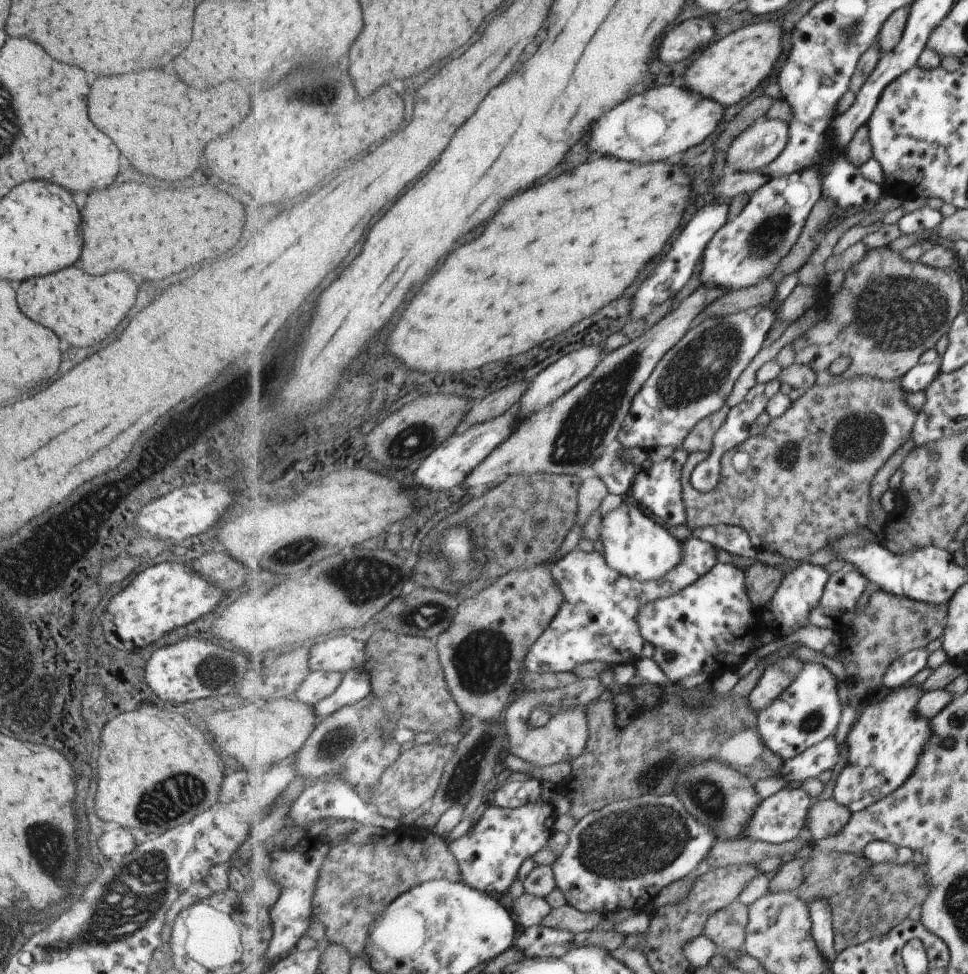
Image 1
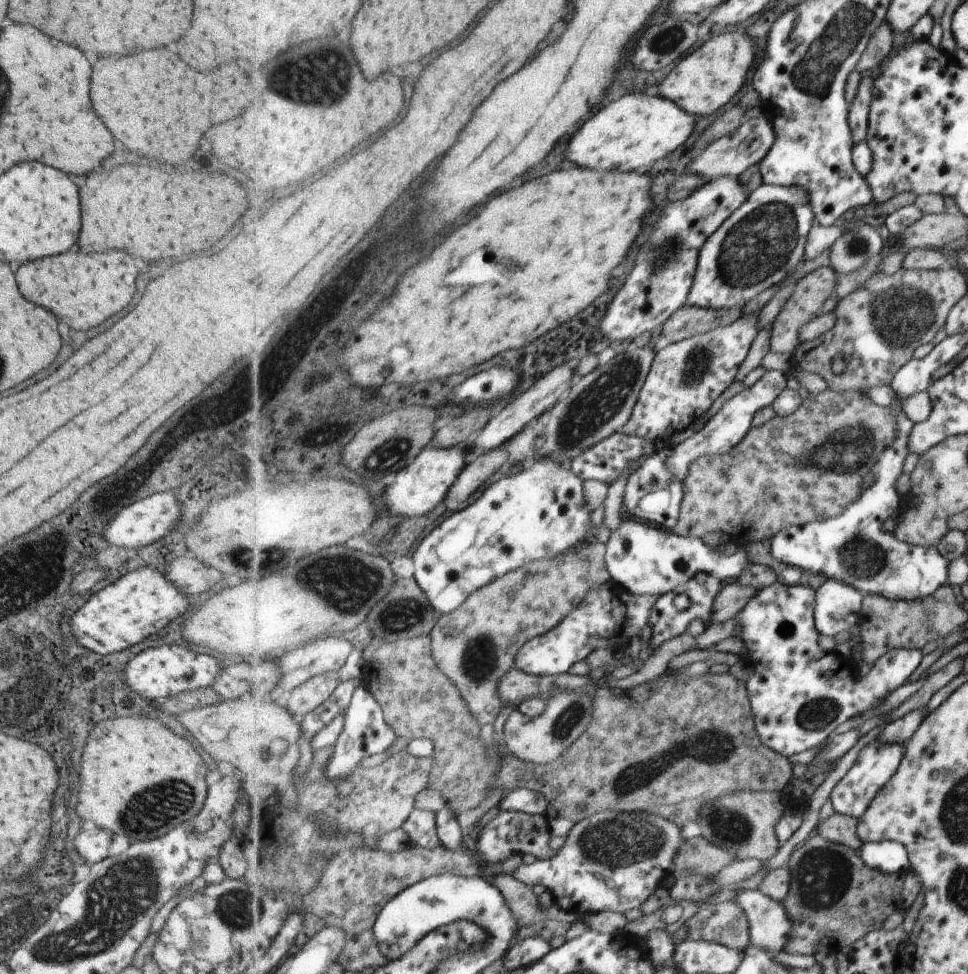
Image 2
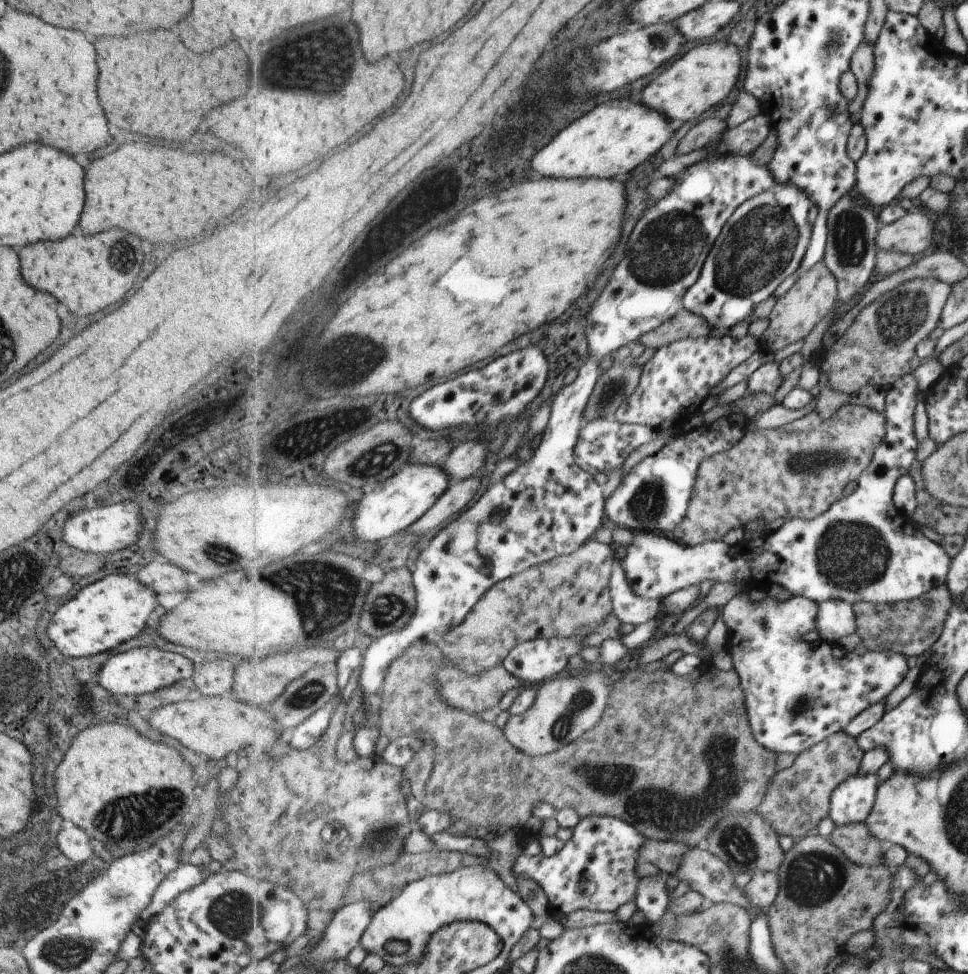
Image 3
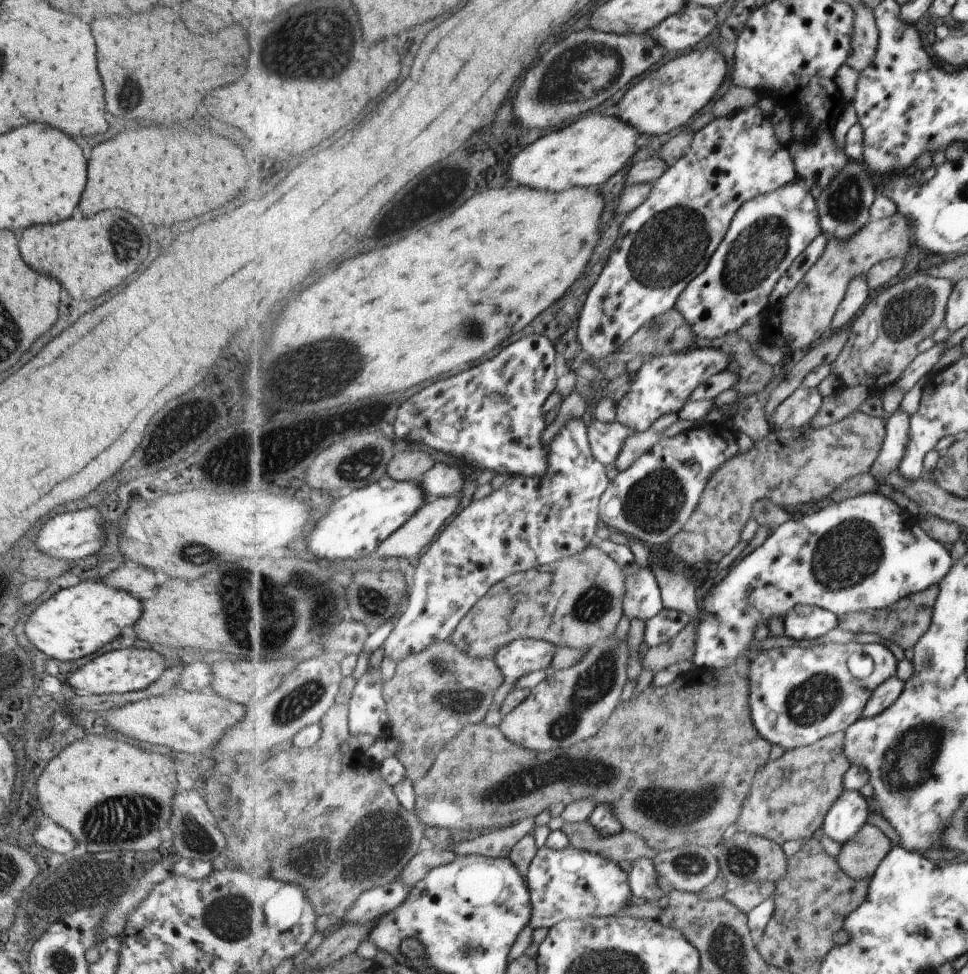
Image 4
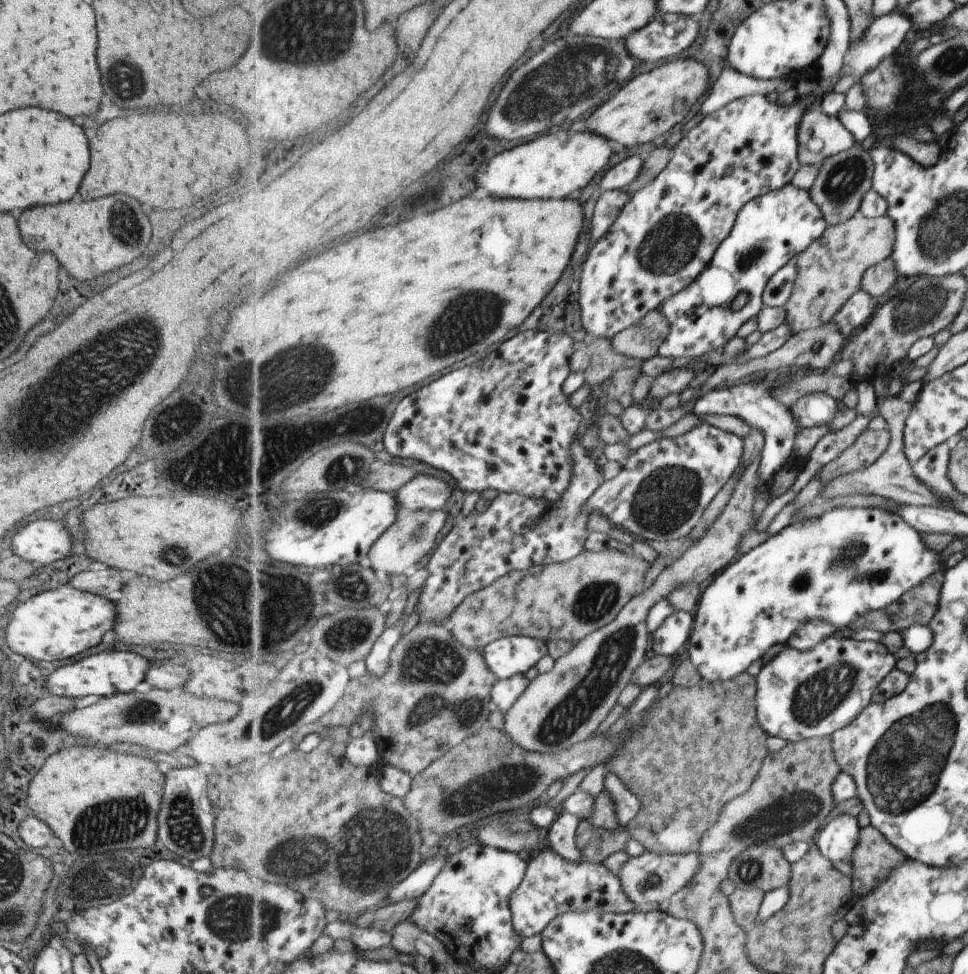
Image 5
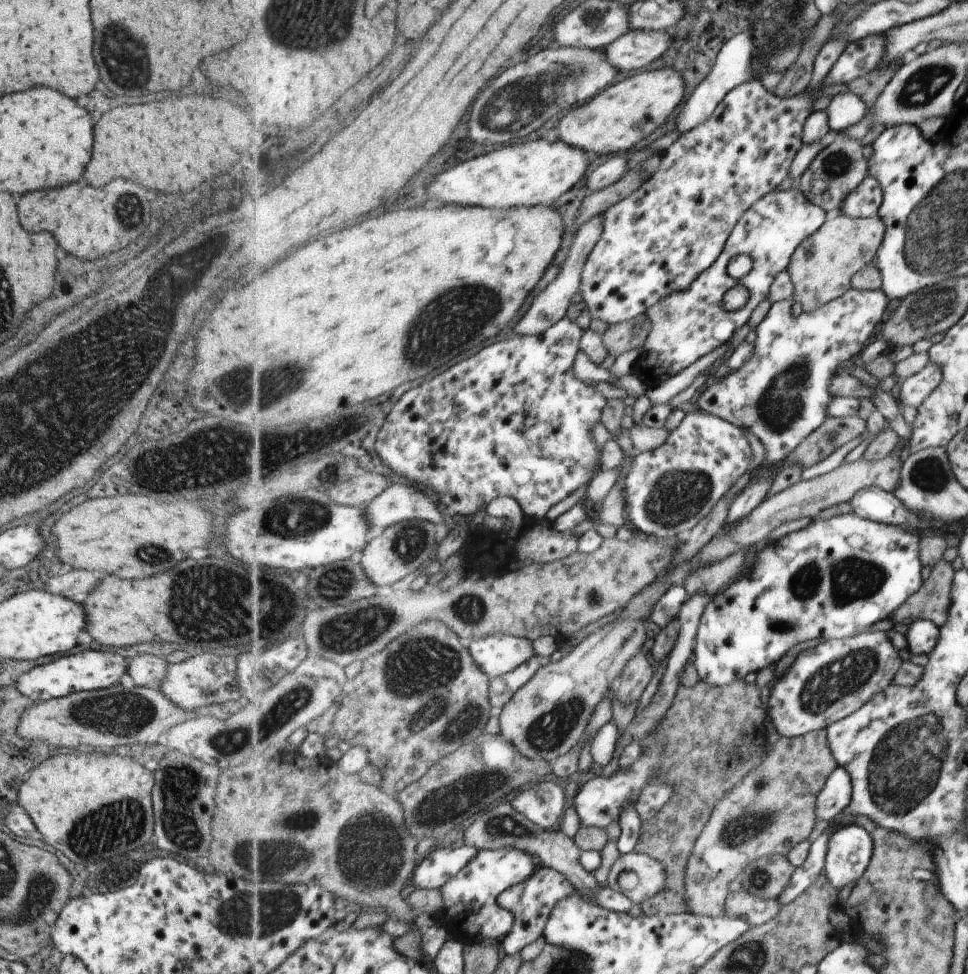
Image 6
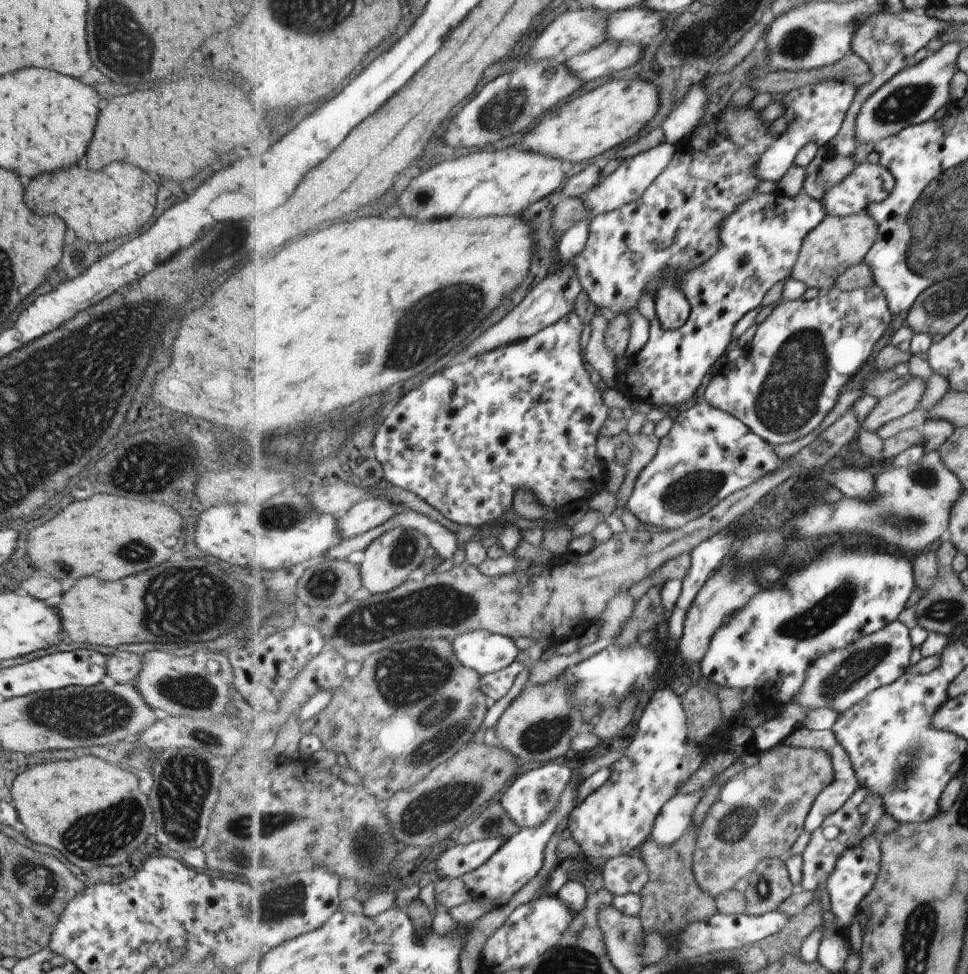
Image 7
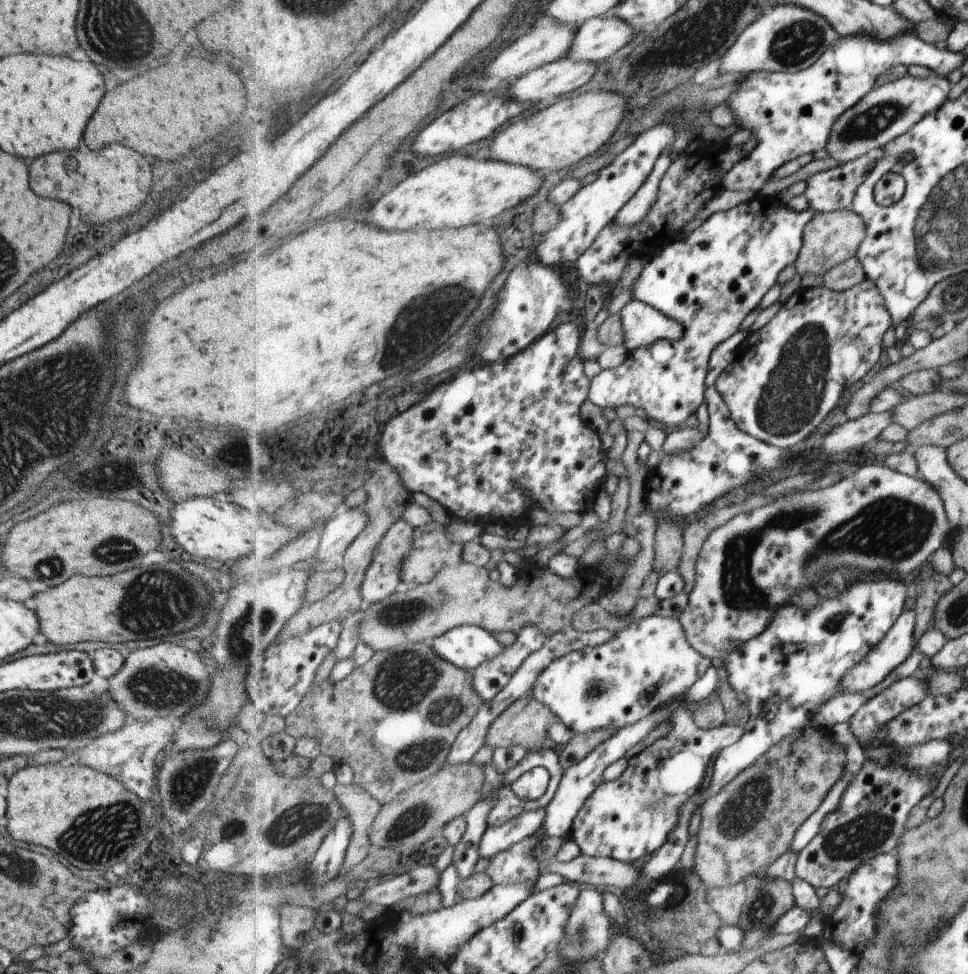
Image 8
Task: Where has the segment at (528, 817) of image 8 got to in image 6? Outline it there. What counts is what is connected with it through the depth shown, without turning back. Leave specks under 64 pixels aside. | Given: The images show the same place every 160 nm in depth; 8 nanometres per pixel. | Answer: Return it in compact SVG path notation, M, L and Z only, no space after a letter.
M467 844L460 845L459 847L450 847L449 845L441 846L438 850L433 851L422 860L414 871L412 884L416 889L441 889L449 881L453 880L455 876L466 869L467 866L475 860L478 854L479 849Z

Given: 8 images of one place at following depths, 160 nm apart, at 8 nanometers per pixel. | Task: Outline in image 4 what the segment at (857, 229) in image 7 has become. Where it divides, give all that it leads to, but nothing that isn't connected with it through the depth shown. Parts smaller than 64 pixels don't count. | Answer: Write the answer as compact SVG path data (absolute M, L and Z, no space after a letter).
M898 212L895 216L886 218L885 220L872 220L865 229L860 230L859 234L856 234L852 239L848 239L847 241L830 237L823 256L817 261L815 266L811 267L811 270L808 270L799 286L793 292L790 292L785 300L781 300L776 306L769 308L765 319L767 329L764 332L763 343L768 346L782 347L783 340L787 338L785 346L789 348L789 355L791 357L796 357L800 353L809 350L820 338L823 338L831 331L835 313L838 312L839 305L842 304L847 292L849 292L850 282L855 277L868 274L881 261L907 256L914 243L911 242L911 234L913 233L914 228L911 227L910 219Z

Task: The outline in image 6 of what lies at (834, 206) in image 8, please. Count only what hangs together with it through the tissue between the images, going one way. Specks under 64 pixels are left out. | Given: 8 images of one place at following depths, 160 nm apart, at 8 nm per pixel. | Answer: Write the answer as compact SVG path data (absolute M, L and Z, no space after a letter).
M868 175L865 180L851 190L843 202L840 212L852 217L875 217L881 204L883 204L883 192L881 182L877 178Z

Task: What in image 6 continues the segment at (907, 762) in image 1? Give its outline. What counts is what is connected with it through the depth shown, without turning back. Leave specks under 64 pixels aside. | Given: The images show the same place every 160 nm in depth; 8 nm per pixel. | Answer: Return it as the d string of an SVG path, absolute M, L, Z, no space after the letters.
M843 826L831 836L830 849L827 854L826 874L829 882L841 890L848 884L856 884L867 874L867 868L871 866L875 856L875 840L865 828L861 826Z

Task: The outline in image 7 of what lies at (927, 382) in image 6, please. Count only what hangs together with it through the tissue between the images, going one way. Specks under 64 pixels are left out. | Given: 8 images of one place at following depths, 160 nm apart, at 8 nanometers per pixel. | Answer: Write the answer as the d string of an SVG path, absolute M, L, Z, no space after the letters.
M913 376L901 390L881 399L875 410L863 420L863 428L876 433L884 424L916 410L924 393L925 383L921 378Z

